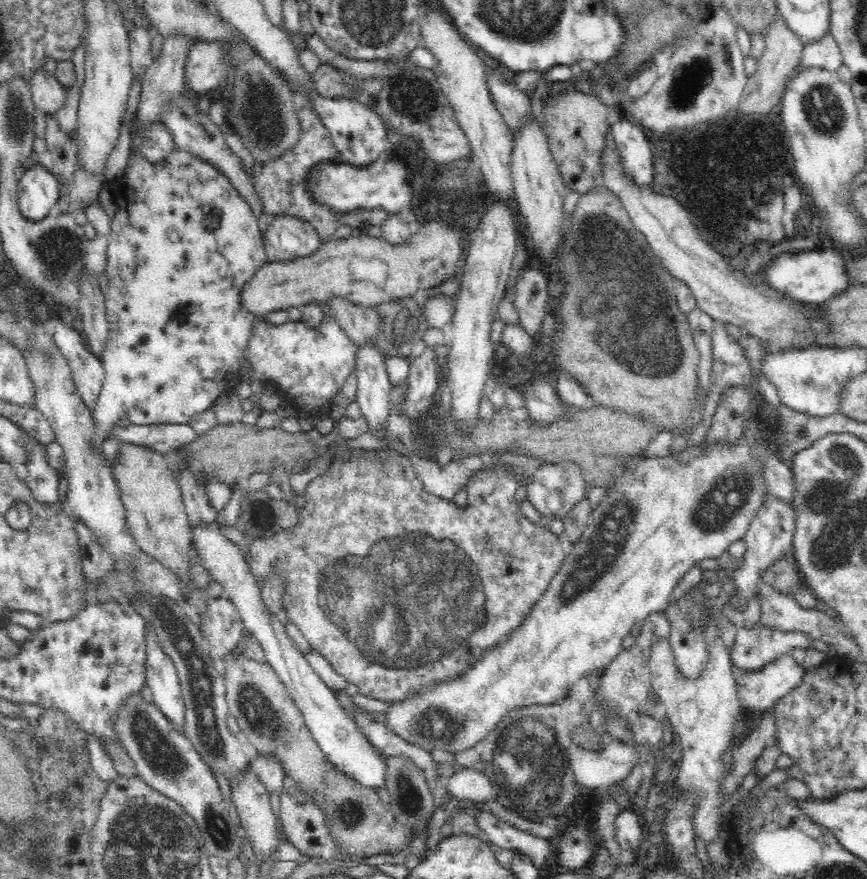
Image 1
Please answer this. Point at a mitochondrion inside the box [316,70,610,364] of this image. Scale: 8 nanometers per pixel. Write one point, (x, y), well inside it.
(416, 96)

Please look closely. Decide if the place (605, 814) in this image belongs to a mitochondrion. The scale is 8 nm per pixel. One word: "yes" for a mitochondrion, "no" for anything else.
no

